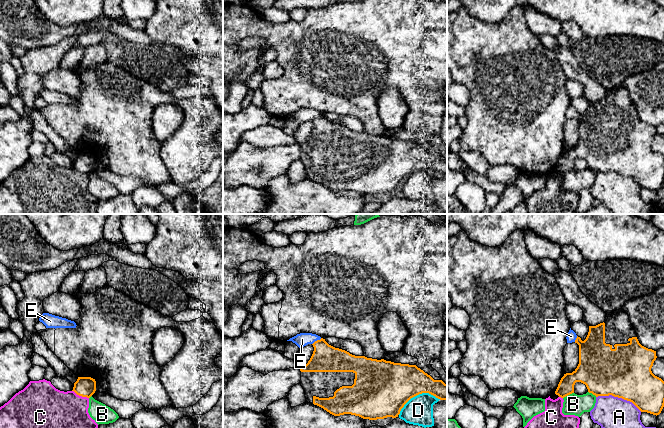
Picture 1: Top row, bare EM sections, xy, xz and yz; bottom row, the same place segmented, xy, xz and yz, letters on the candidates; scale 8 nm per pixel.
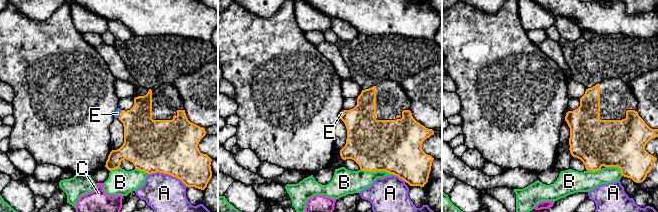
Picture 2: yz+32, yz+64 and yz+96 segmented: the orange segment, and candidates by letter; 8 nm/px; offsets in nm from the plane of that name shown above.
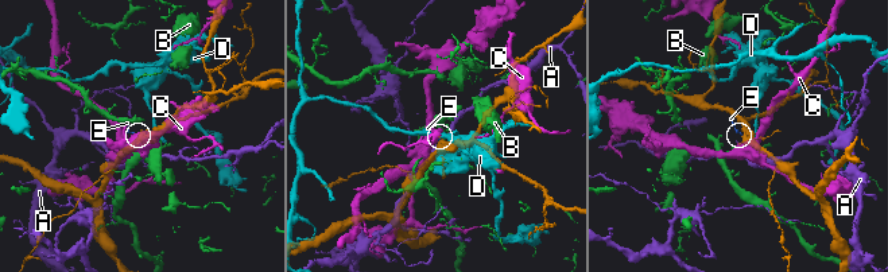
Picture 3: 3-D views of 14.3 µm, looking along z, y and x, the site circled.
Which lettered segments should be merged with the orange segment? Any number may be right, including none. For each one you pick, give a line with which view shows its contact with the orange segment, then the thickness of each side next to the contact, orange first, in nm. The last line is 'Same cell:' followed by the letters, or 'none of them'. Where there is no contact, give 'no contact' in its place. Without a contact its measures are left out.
E: contact in xz; calibres 220 and 110 nm
Same cell: E

